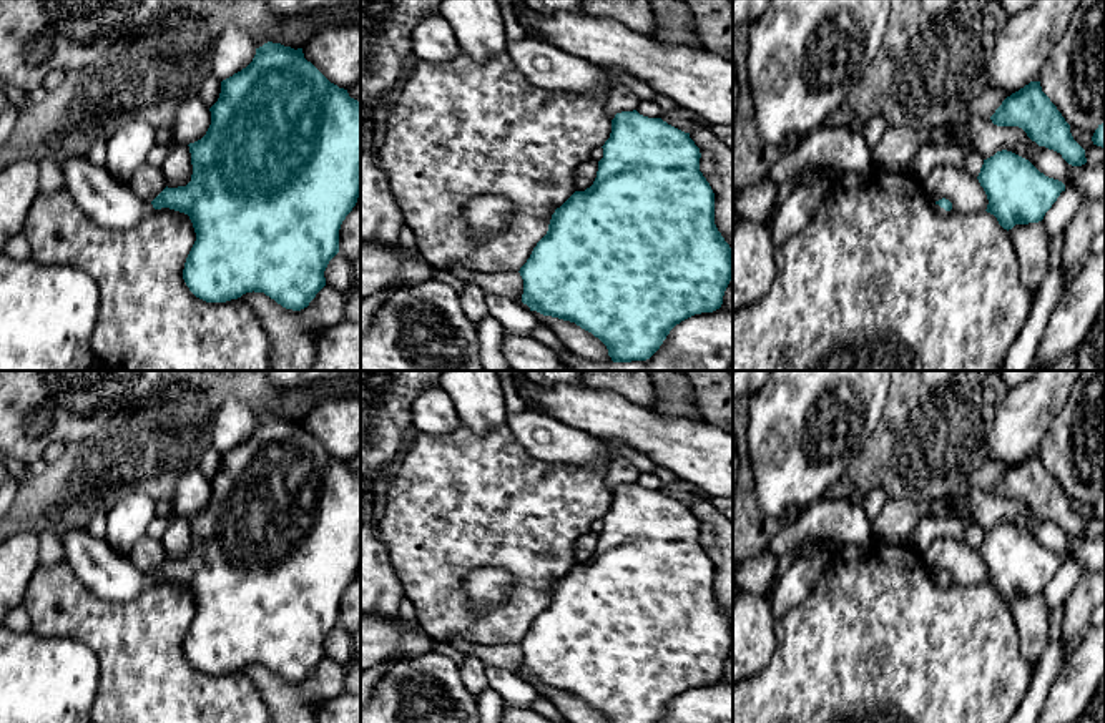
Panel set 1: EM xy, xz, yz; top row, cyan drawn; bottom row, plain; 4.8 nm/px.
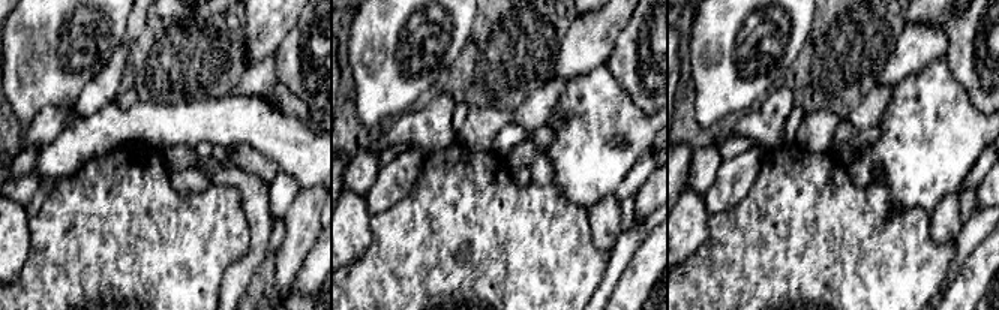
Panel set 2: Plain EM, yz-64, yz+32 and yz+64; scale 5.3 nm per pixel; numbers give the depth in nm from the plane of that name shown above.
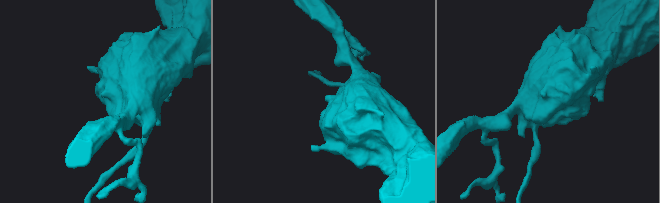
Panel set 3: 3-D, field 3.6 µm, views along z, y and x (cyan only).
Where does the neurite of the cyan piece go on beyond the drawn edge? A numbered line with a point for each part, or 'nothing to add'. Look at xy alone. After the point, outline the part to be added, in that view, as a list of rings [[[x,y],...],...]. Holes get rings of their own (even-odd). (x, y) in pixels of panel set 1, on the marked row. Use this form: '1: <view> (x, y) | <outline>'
1: xy (113, 205) | [[[88,156],[58,158],[65,189],[76,206],[105,229],[130,229],[155,211],[128,183],[116,181],[105,166]]]

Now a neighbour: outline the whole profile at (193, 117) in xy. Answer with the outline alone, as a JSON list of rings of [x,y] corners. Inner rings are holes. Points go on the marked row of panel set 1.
[[[191,95],[178,106],[173,126],[173,143],[194,143],[206,135],[209,125],[209,106],[201,100],[199,95]]]

